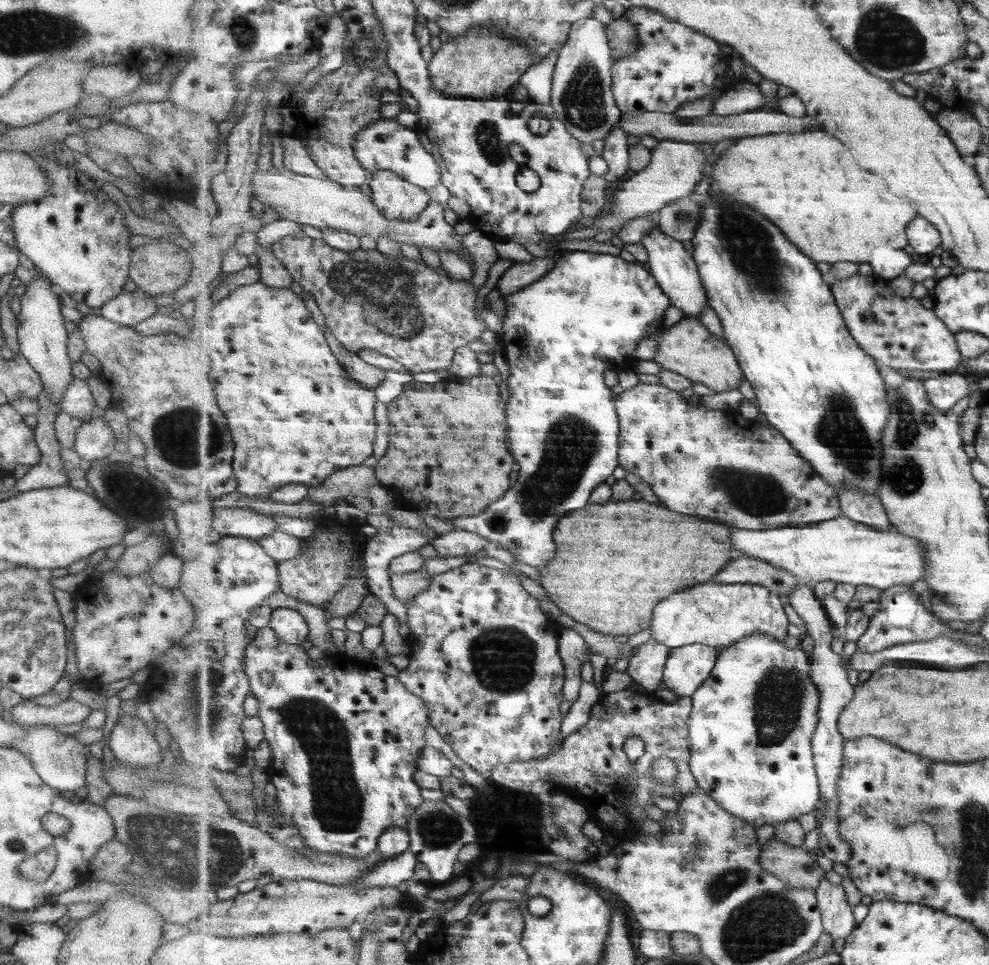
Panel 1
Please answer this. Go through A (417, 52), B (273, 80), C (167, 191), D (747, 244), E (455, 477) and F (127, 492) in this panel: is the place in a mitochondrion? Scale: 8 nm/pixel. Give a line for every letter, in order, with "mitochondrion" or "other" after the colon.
A: other
B: other
C: other
D: mitochondrion
E: other
F: mitochondrion

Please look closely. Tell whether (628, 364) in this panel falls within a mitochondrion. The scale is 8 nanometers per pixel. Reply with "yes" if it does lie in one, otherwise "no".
no

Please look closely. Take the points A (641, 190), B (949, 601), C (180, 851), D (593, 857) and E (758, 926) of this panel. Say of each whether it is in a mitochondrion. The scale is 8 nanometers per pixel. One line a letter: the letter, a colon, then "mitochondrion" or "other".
A: other
B: mitochondrion
C: mitochondrion
D: other
E: mitochondrion

